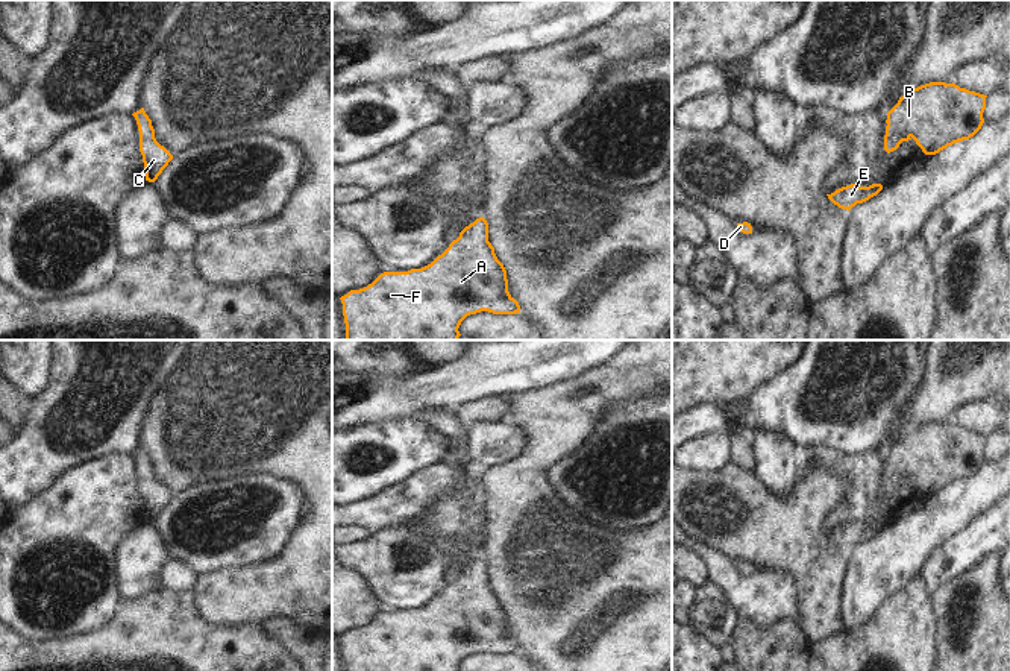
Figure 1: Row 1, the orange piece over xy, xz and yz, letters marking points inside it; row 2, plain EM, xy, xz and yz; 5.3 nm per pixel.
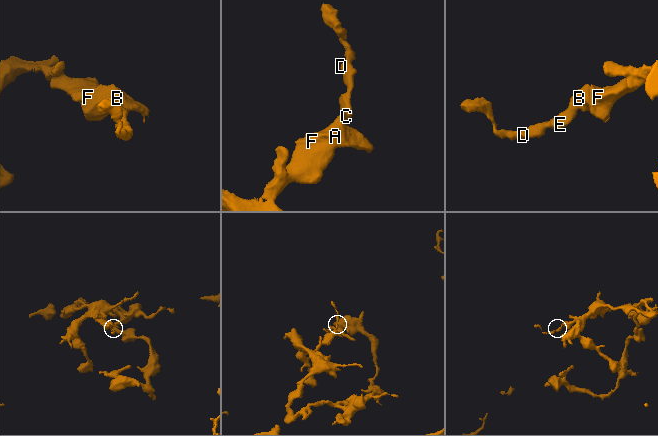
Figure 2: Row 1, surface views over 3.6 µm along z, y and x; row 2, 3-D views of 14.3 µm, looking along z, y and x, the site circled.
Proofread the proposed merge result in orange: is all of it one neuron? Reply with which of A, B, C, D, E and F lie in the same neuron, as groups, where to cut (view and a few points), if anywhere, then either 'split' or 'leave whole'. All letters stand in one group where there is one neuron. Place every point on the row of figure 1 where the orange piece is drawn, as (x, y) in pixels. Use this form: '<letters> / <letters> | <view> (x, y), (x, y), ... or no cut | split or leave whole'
A B C D E F | no cut | leave whole

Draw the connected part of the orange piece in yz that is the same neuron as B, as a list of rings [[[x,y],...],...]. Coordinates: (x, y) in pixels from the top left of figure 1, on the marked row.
[[[954,82],[908,88],[887,112],[884,150],[890,153],[913,138],[925,155],[936,155],[969,140],[984,123],[986,97]]]

